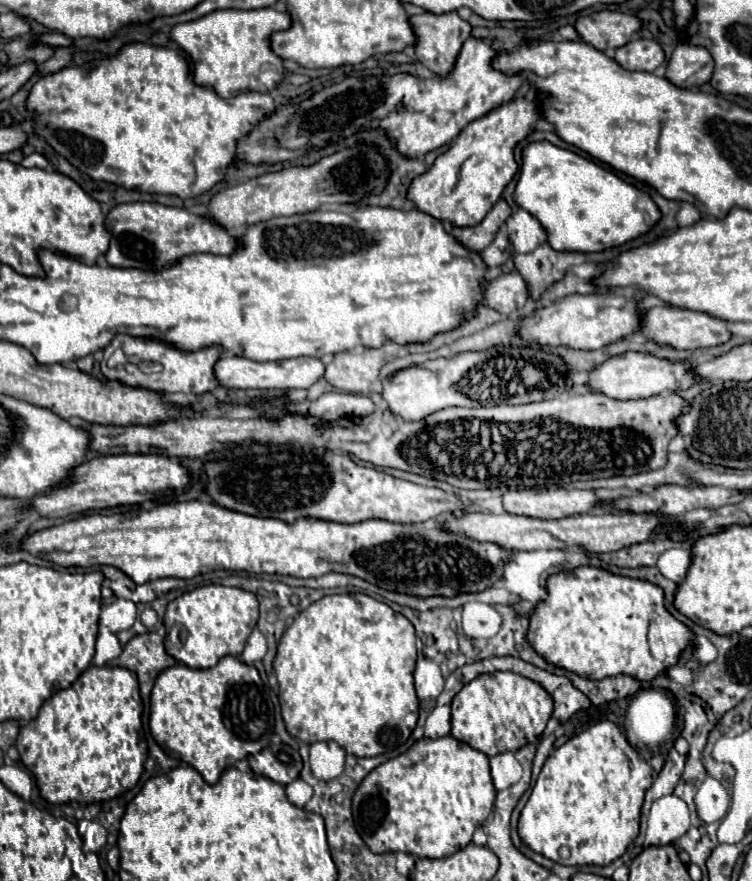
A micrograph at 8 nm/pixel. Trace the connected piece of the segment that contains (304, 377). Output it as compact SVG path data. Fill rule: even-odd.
M222 357L214 365L214 375L220 383L220 387L226 389L308 389L312 387L322 375L324 365L314 357L296 357L296 359L284 359L284 361L268 361L268 363L256 363L244 357Z

